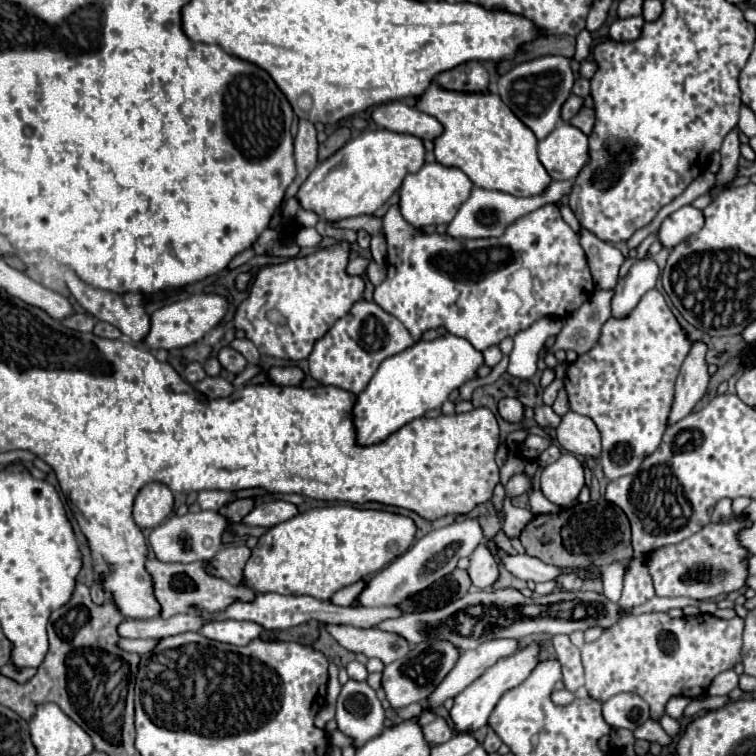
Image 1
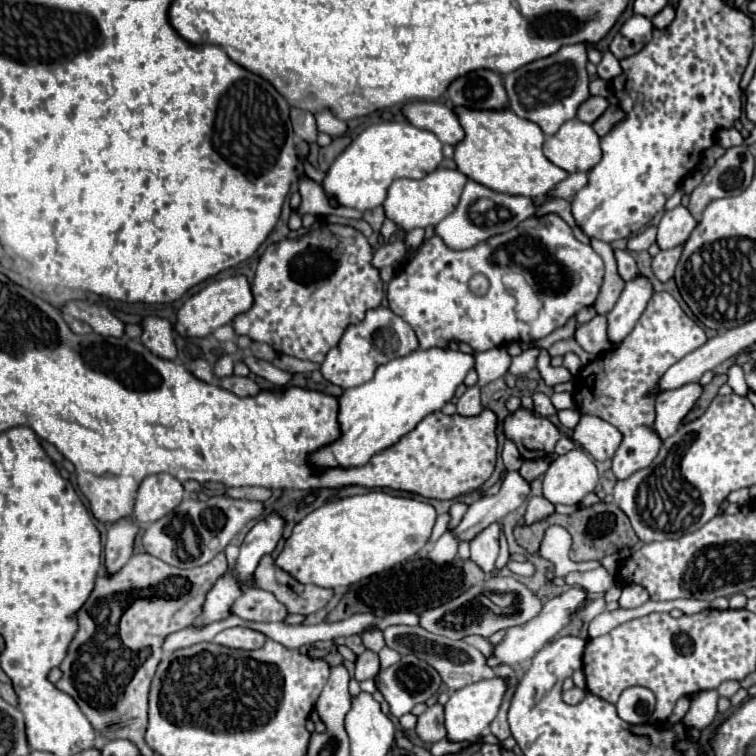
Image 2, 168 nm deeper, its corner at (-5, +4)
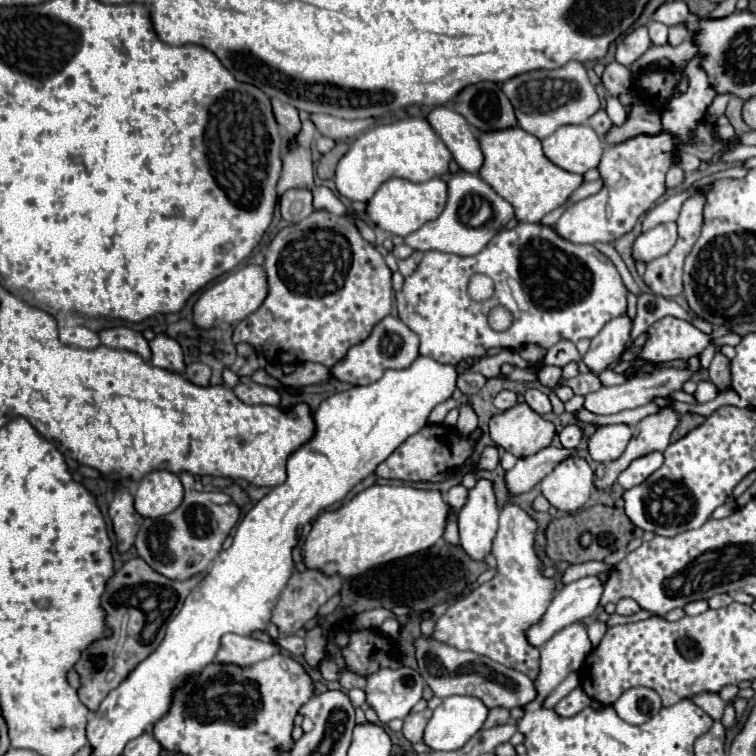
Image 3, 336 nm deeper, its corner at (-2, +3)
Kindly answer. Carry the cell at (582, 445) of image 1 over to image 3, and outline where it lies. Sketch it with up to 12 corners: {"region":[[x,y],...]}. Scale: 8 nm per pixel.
{"region":[[627,424],[601,426],[589,438],[595,462],[617,460],[629,440]]}

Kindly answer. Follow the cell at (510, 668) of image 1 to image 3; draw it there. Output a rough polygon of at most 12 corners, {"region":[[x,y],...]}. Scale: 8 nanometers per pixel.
{"region":[[449,696],[423,732],[431,750],[459,750],[481,730],[487,708]]}

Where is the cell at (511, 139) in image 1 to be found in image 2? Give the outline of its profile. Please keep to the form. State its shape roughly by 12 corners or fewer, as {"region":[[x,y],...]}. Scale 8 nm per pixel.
{"region":[[502,111],[454,113],[468,179],[544,203],[568,177],[540,127]]}

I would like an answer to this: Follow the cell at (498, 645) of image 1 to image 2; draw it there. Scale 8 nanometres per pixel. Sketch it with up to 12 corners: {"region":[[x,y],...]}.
{"region":[[570,589],[542,613],[508,629],[486,659],[516,665],[532,659],[572,621],[586,595]]}

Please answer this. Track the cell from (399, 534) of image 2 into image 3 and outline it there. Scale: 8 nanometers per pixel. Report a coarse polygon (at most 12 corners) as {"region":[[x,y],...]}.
{"region":[[369,486],[317,516],[305,566],[357,576],[431,548],[439,490]]}

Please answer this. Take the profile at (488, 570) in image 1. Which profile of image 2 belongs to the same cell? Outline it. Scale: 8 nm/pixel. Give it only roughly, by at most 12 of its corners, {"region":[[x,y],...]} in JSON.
{"region":[[500,525],[470,541],[472,561],[490,575],[498,557]]}

